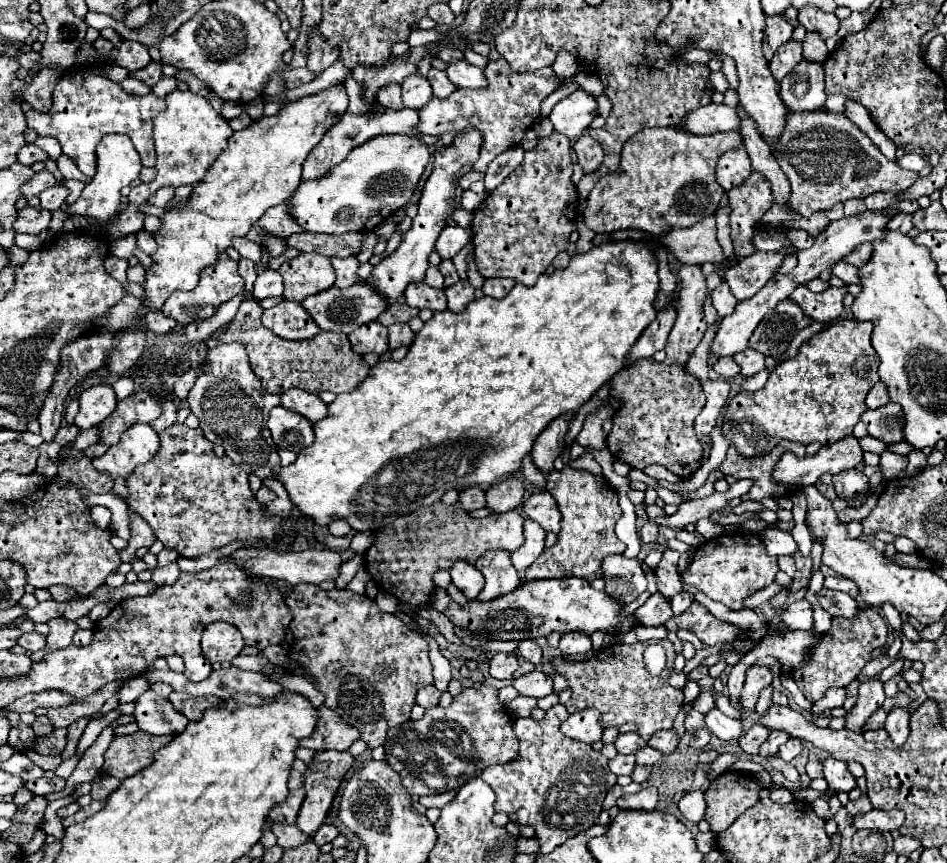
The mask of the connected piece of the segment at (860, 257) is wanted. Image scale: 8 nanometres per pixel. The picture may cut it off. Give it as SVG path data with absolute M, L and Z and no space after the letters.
M864 243L864 245L858 245L848 257L844 257L844 263L850 263L854 267L862 267L864 263L868 263L872 257L872 243Z

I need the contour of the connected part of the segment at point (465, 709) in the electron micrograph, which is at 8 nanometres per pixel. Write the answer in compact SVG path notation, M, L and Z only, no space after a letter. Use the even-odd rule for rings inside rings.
M484 683L480 689L462 689L462 693L456 695L452 705L446 709L442 707L426 709L422 719L418 721L410 719L404 725L390 727L384 751L388 765L400 775L402 785L408 789L408 793L422 797L422 795L442 793L444 789L460 787L462 775L464 779L468 779L488 765L516 759L516 735L512 731L512 717L498 701L498 689Z

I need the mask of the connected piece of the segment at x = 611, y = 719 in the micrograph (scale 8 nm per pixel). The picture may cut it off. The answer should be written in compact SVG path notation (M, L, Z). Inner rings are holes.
M650 639L650 641L638 641L632 645L616 643L616 645L606 645L600 651L594 653L594 657L580 661L580 663L568 663L564 665L562 661L554 661L558 667L558 673L568 679L572 699L564 705L570 713L580 711L580 709L596 709L600 713L600 725L606 727L620 727L624 723L634 723L638 727L638 735L642 739L650 739L656 731L662 729L672 729L674 717L678 715L682 703L684 703L684 693L682 689L676 689L668 683L668 675L674 669L674 645L668 639ZM650 643L658 643L666 649L666 669L662 675L652 677L642 661L642 653Z

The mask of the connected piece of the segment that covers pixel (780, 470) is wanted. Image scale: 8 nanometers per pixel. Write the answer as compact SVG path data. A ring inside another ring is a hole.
M848 435L830 447L824 445L816 455L806 455L804 459L798 459L794 453L786 453L772 477L776 481L788 483L788 485L798 485L798 487L808 487L814 485L820 475L824 473L840 473L844 469L854 469L856 465L862 463L862 447L854 435Z

